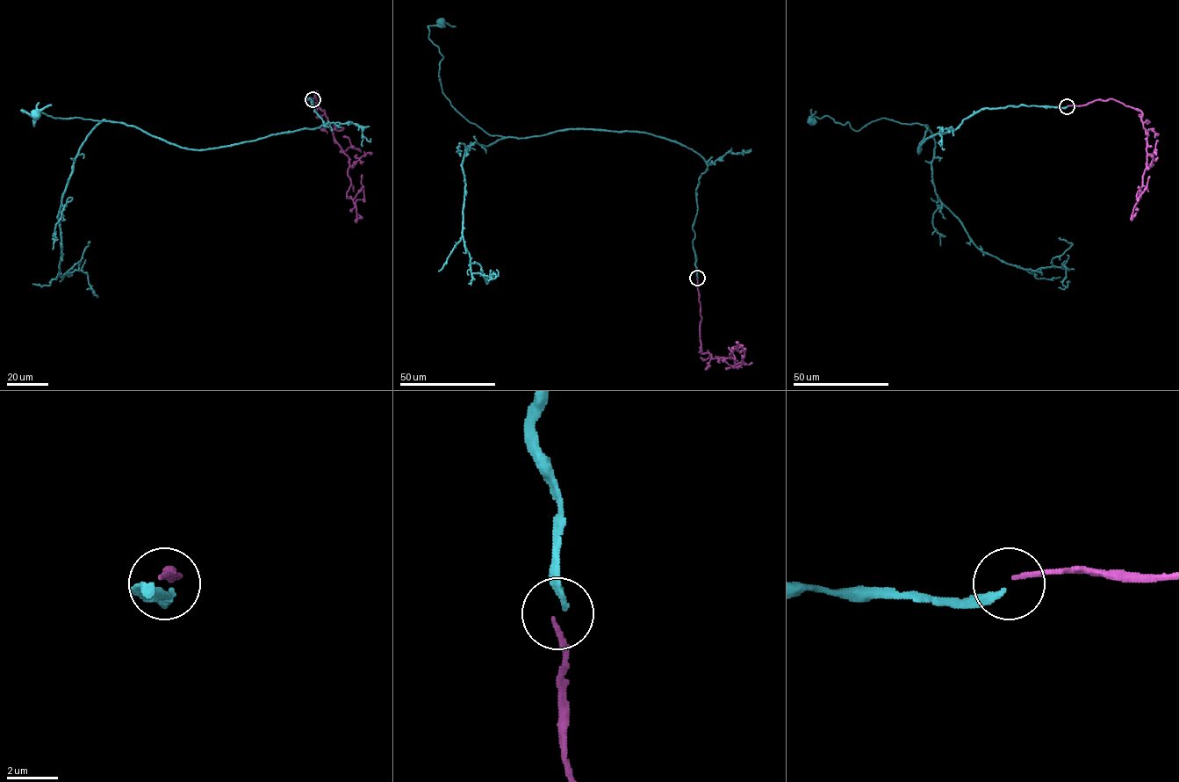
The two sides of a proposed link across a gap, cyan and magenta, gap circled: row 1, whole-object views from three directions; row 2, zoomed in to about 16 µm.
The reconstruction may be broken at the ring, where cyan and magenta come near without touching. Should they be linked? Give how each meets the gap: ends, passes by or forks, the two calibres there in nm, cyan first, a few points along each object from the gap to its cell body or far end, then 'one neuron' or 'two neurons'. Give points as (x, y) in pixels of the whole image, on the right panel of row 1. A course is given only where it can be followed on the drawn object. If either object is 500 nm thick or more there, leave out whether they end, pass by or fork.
cyan ends | magenta ends | 240/180 nm | cyan via (1067, 106), (982, 108), (928, 138), (918, 153), (924, 125), (881, 118), (855, 131), (827, 116), (811, 119) | magenta via (1067, 105), (1112, 98), (1139, 110), (1143, 126), (1147, 131), (1147, 147), (1146, 169), (1137, 203), (1149, 176) | two neurons

